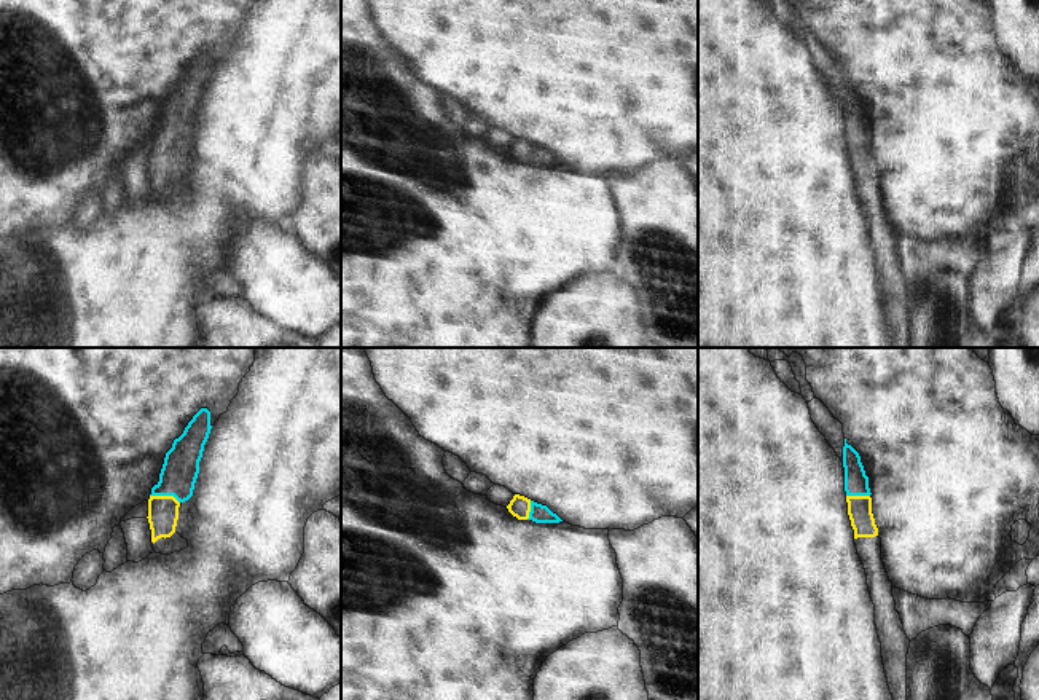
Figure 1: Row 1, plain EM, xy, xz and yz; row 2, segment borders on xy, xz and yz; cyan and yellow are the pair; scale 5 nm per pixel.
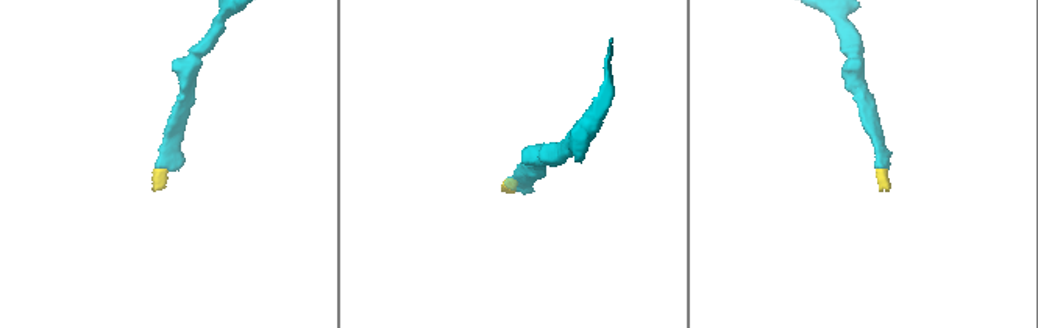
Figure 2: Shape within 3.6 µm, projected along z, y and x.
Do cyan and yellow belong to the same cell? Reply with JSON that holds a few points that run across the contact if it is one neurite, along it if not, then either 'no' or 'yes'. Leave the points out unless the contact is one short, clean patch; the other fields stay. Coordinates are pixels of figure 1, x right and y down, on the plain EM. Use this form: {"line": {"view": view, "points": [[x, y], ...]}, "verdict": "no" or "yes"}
{"verdict": "yes"}

